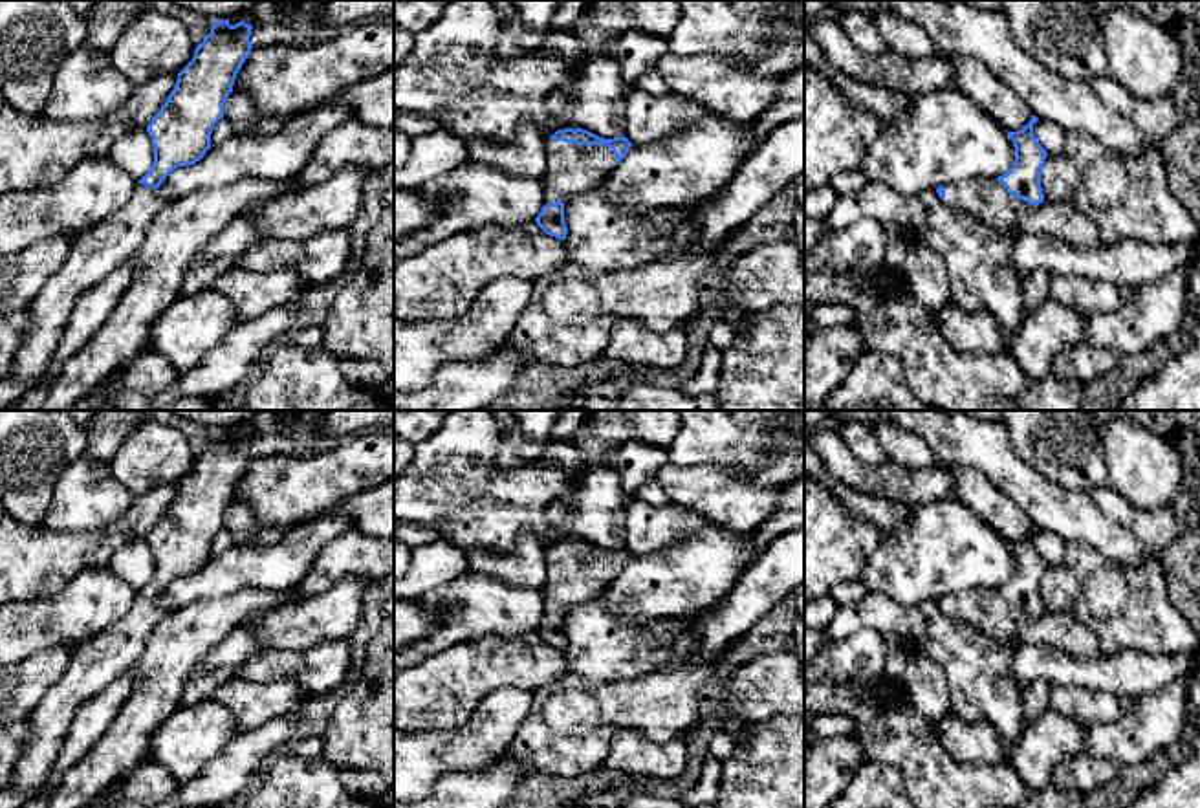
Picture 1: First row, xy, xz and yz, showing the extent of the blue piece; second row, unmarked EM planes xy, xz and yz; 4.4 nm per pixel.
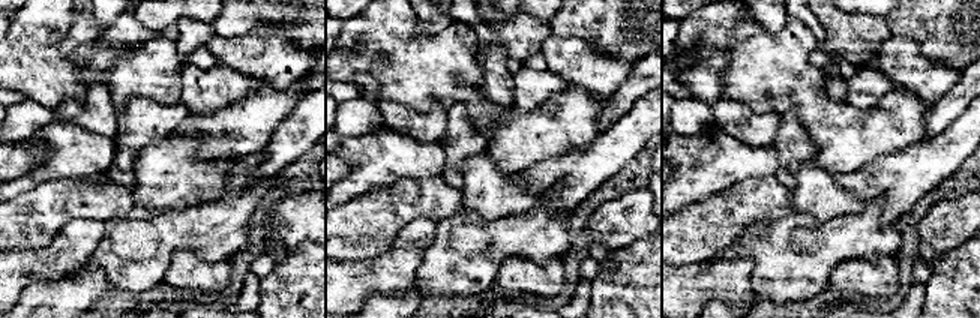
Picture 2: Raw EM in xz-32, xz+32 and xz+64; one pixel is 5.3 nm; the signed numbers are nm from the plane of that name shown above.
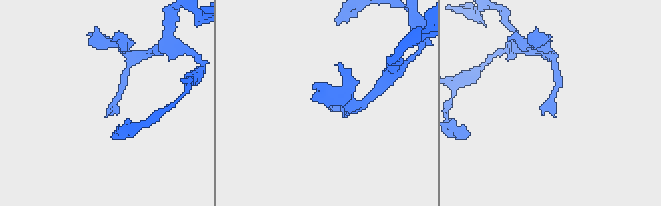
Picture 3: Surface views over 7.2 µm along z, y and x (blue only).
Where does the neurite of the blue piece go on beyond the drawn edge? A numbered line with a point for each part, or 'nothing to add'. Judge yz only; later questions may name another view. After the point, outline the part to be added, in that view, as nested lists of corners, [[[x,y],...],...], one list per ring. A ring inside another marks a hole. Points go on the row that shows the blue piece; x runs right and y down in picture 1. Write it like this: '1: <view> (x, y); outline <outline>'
1: yz (982, 196); outline [[[995,178],[947,181],[944,189],[945,203],[971,213],[997,233],[1019,235],[1013,196]]]

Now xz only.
1: xz (570, 169); outline [[[546,137],[546,169],[540,176],[544,203],[566,202],[599,187],[616,163],[606,145],[575,145]]]

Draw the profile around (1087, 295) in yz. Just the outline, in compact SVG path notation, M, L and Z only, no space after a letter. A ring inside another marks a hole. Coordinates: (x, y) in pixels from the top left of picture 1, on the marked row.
M1052 275L1050 295L1083 315L1108 313L1130 299L1130 288L1118 288L1083 275Z

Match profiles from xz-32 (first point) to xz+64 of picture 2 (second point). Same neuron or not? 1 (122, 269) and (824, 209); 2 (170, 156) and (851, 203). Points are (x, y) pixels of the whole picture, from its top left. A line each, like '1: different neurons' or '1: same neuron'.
1: different neurons
2: same neuron

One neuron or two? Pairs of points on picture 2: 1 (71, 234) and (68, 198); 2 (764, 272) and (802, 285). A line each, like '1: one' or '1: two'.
1: two
2: one

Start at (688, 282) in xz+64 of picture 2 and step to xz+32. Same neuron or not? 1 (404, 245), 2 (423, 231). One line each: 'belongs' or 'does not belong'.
1: belongs
2: belongs

